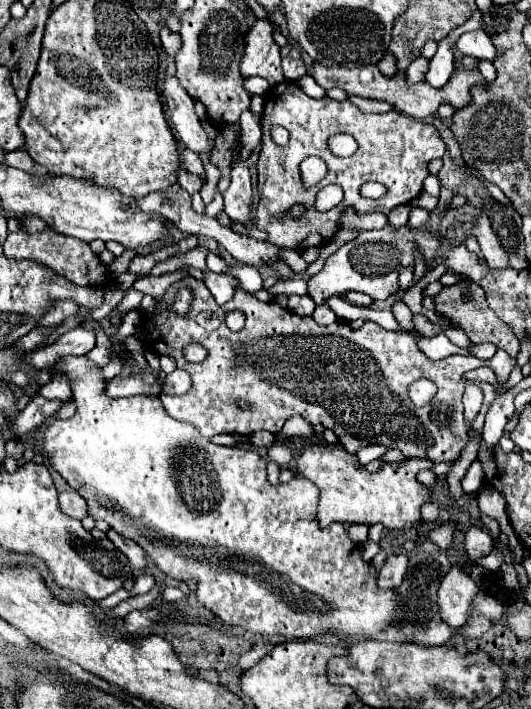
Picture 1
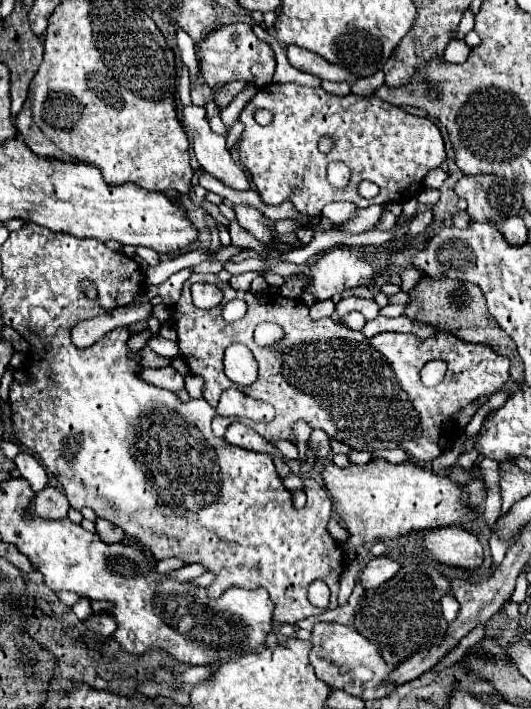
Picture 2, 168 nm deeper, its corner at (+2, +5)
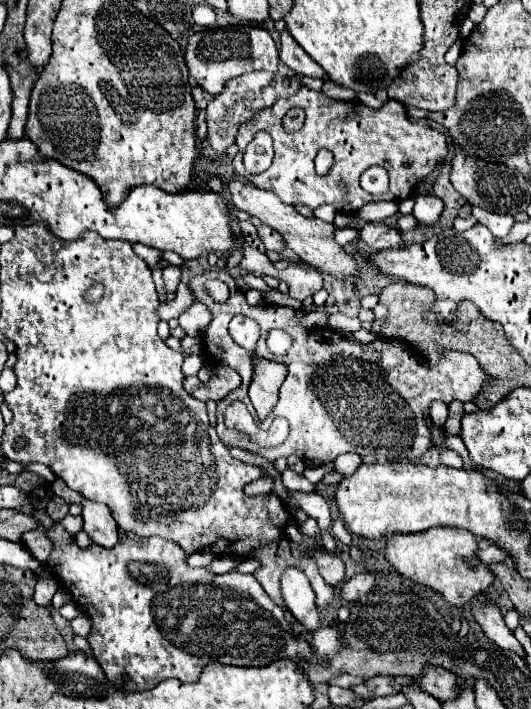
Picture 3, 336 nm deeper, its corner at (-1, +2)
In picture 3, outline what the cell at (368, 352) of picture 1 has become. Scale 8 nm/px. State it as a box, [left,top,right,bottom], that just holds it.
[189,270,491,462]

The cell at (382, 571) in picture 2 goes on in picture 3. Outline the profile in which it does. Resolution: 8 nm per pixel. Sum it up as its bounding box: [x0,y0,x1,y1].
[339,574,375,602]

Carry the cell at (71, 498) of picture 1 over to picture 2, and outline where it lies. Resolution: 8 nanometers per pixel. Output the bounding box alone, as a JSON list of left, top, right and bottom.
[30,485,70,519]

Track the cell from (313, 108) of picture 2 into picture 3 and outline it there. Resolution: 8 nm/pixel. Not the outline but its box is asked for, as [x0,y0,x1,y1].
[233,86,447,214]

